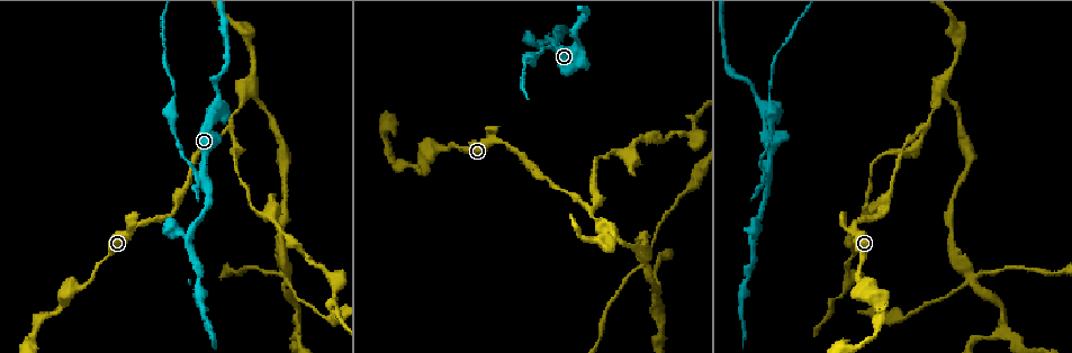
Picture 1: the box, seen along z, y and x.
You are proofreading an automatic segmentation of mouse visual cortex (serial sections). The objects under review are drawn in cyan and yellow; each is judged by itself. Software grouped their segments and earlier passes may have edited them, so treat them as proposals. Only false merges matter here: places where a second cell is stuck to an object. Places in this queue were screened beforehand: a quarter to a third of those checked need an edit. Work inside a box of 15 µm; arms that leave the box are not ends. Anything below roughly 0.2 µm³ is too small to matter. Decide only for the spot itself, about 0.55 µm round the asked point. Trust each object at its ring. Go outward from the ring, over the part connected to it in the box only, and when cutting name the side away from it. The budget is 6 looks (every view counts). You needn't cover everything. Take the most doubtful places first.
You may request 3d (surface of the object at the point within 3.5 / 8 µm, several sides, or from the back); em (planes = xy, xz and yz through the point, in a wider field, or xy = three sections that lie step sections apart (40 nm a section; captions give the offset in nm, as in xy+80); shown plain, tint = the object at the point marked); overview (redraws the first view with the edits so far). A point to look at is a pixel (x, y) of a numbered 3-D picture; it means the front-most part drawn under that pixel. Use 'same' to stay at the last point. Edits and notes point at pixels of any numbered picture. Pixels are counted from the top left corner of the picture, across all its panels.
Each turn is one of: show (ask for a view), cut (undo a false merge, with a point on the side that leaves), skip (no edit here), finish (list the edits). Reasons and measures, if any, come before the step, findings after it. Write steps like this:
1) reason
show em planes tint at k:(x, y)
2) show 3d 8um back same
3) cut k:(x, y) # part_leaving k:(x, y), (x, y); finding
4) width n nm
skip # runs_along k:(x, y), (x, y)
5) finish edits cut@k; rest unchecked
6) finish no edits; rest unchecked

three arms meet
show 3d 3.5um back at 1:(768, 173)

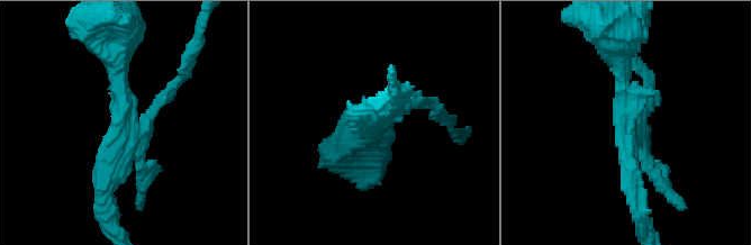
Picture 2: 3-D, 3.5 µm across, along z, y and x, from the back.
now the EM
show em xy step 1 tint at 2:(126, 117)

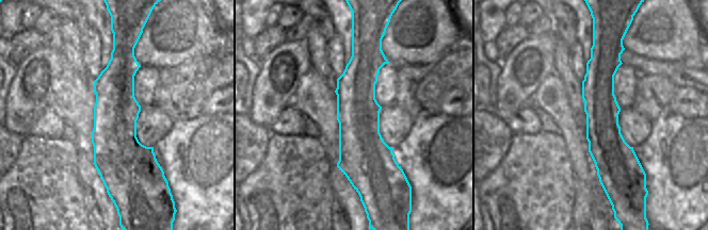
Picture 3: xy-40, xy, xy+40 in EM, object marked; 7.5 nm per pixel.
width 340 nm
cut 2:(166, 93) # part_leaving 2:(141, 127), (186, 72), (196, 45); two cells meet here

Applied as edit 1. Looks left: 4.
thin neck
show 3d 8um at 1:(894, 180)

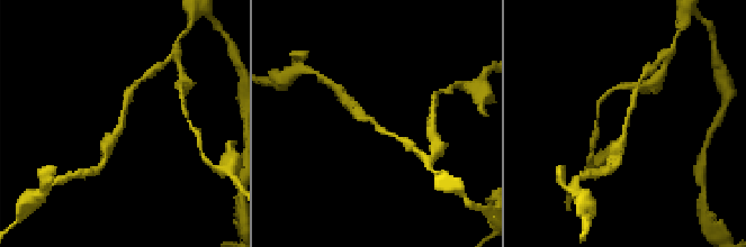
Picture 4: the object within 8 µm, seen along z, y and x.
show em xy step 3 tint at 4:(372, 119)

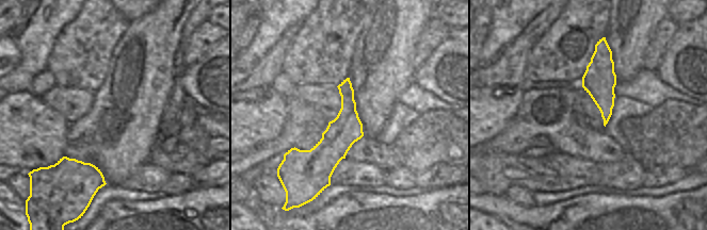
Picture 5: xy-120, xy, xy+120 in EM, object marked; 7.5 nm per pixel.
arm_widths 200, 300 nm
skip # runs_along 5:(347, 82), (325, 182); all the same cell

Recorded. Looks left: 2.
branch point
show 3d 3.5um back at 1:(227, 129)

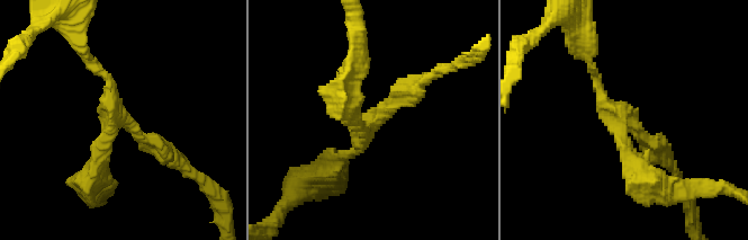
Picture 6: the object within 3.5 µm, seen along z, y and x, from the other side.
arms 3; arm_widths 150, 200, 250 nm; need the tissue
show em planes tint at 6:(619, 110)

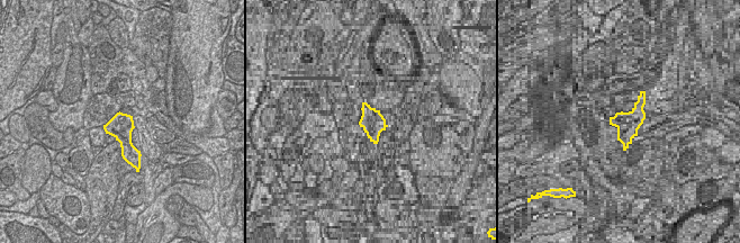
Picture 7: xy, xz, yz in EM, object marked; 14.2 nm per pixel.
skip # runs_along 6:(167, 150), (111, 108), (111, 81), (87, 56); continuous, no second cell

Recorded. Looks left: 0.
finish edits cut@2; rest unchecked

